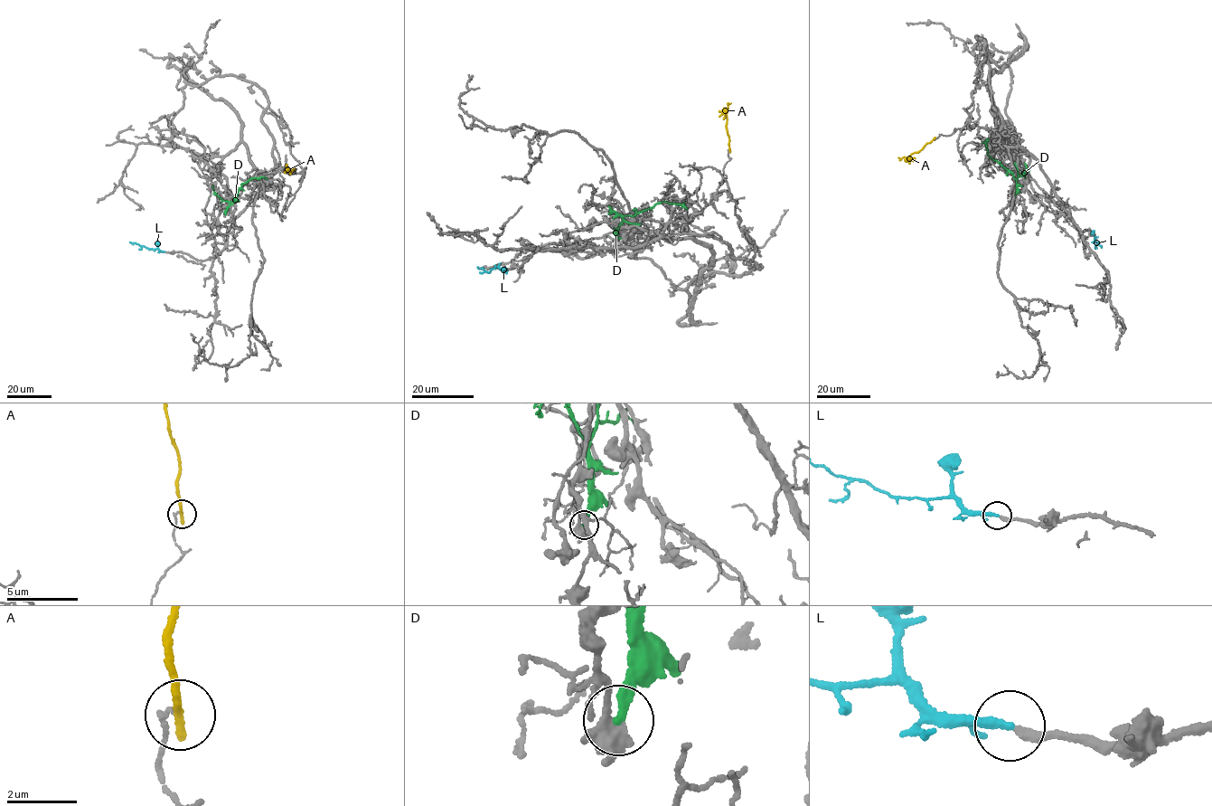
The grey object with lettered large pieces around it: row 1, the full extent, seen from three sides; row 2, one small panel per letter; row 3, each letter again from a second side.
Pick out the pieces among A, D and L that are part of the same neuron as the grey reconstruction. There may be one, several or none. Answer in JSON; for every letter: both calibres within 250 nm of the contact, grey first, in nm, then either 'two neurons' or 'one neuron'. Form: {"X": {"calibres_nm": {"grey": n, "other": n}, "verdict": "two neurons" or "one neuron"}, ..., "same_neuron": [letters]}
{"A": {"calibres_nm": {"grey": 140, "other": 240}, "verdict": "two neurons"}, "D": {"calibres_nm": {"grey": 400, "other": 260}, "verdict": "two neurons"}, "L": {"calibres_nm": {"grey": 240, "other": 240}, "verdict": "one neuron"}, "same_neuron": ["L"]}

